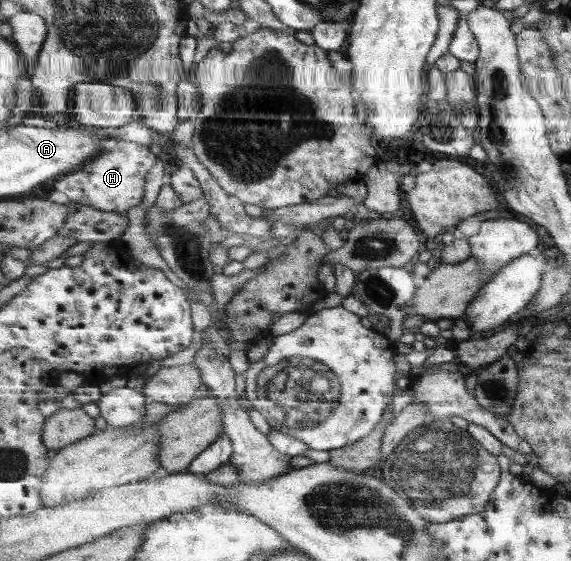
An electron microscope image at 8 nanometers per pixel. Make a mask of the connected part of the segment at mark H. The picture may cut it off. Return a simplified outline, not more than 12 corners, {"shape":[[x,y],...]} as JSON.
{"shape":[[120,140],[54,189],[123,214],[143,207],[150,147]]}

